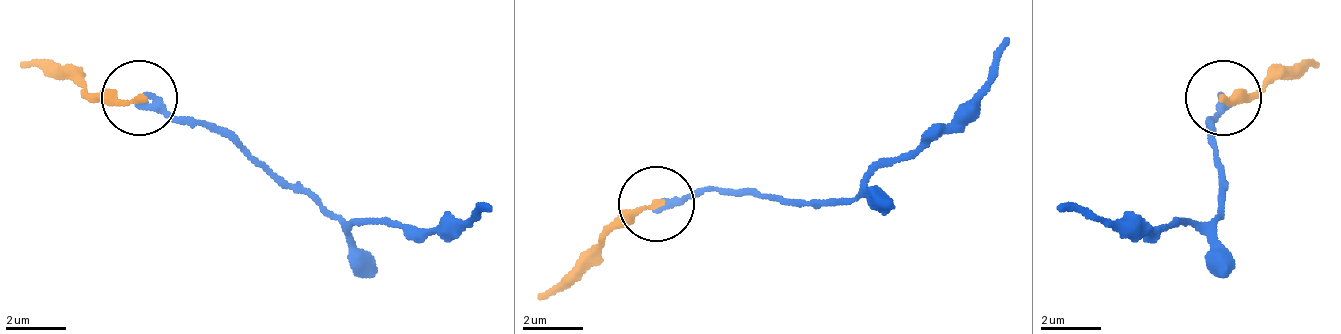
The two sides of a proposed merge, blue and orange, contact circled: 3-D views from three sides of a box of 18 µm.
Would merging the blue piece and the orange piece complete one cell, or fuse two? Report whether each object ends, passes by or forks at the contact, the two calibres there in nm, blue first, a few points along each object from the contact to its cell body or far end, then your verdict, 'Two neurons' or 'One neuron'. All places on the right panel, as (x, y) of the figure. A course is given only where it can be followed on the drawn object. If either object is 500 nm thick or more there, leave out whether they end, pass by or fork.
At the ring blue ends. At the ring orange ends. Thickness 320 nm (blue) against 200 nm. Course of blue: (1221, 96), (1206, 133), (1221, 179), (1221, 209), (1206, 224), (1115, 232), (1055, 209). Course of orange: (1221, 96), (1251, 103), (1319, 65). One neuron

